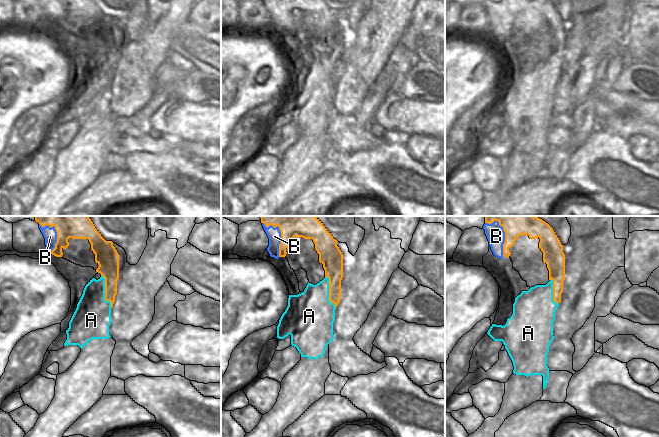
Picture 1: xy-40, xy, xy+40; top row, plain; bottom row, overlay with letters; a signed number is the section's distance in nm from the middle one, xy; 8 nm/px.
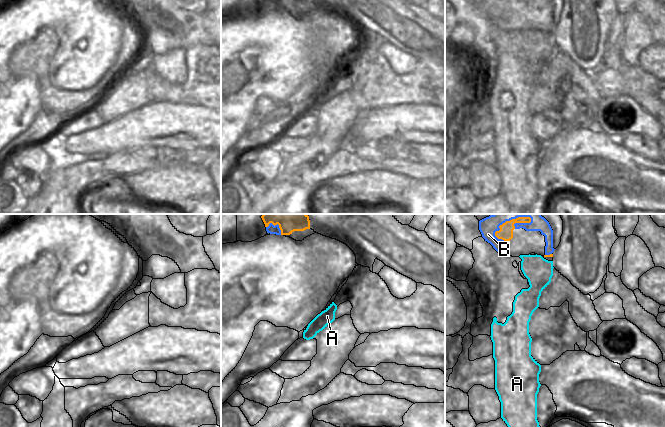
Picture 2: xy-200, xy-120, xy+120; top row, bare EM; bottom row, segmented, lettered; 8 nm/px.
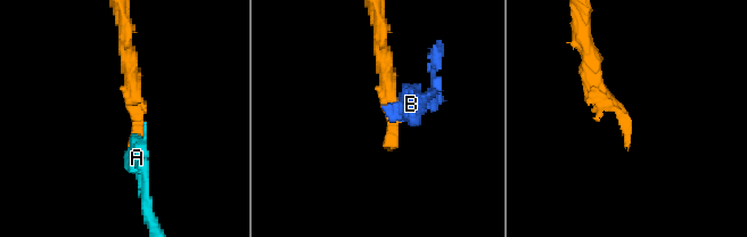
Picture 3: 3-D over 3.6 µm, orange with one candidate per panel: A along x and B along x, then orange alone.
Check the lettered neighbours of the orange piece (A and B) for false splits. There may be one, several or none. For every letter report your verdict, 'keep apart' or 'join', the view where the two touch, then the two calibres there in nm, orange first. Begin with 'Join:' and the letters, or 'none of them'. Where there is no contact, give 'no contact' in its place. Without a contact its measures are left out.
Join: A
A: join | xy-40 | 170/300 nm
B: keep apart | xy+40 | 280/150 nm

